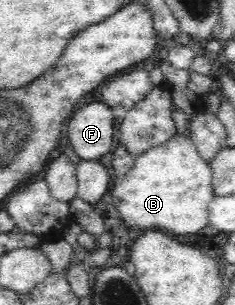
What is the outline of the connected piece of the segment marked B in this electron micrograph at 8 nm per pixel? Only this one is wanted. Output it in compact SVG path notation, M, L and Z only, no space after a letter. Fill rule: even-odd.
M188 132L142 151L132 168L120 180L113 181L111 189L113 204L128 226L166 226L156 230L176 236L206 232L208 204L216 196L212 167L191 143Z

